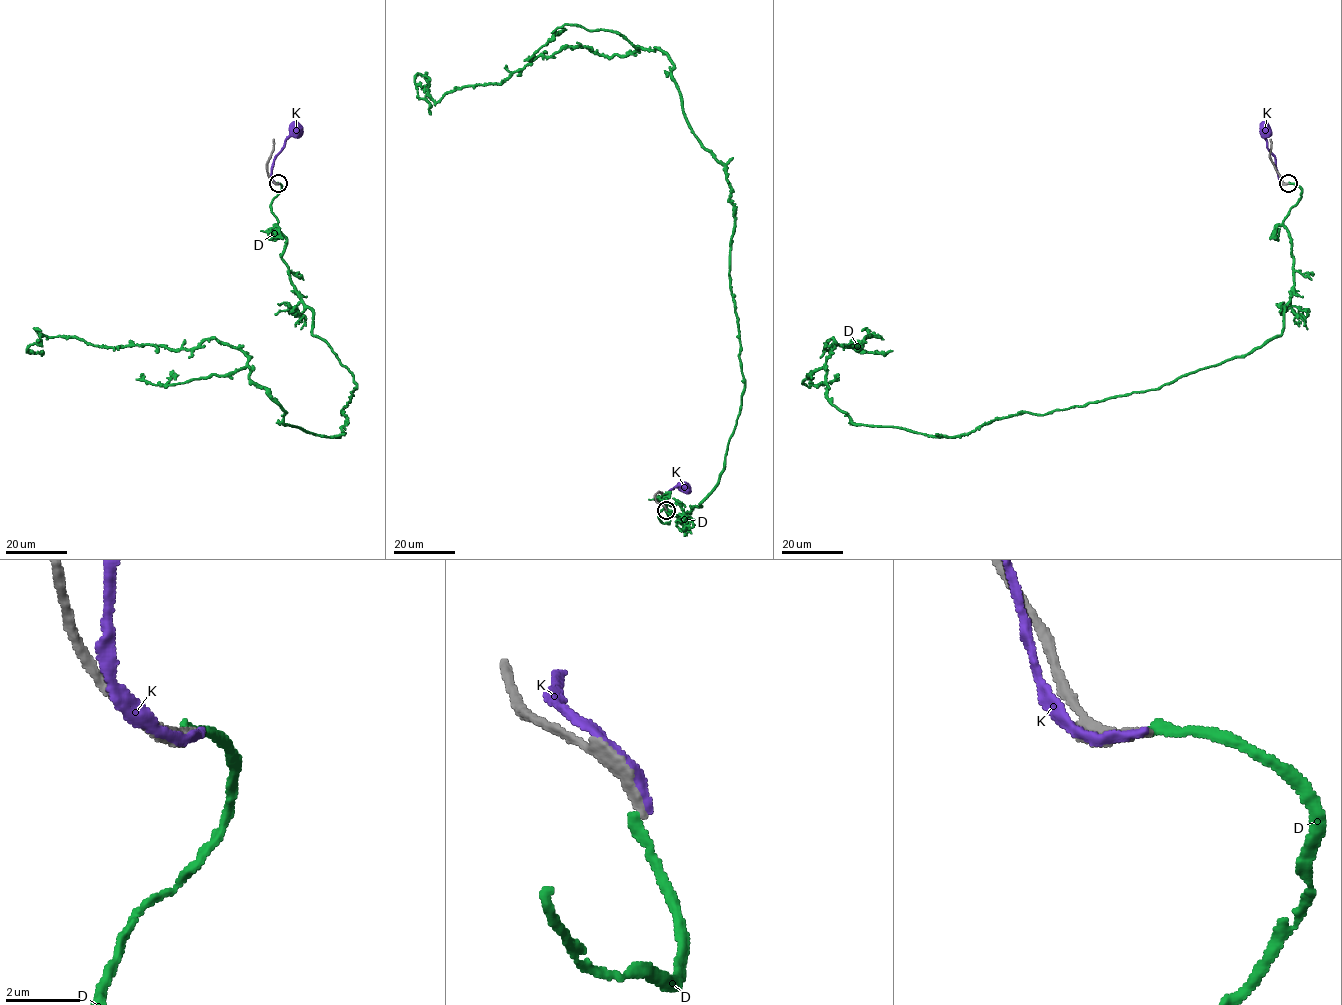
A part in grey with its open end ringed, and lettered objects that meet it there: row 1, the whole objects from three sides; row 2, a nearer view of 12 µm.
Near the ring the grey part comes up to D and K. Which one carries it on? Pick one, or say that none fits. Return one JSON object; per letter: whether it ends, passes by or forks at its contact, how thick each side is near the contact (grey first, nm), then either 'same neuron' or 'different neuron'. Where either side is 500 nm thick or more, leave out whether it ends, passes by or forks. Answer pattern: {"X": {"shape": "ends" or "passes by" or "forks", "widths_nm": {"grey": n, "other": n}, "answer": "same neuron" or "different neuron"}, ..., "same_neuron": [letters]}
{"D": {"shape": "ends", "widths_nm": {"grey": 240, "other": 280}, "answer": "different neuron"}, "K": {"shape": "passes by", "widths_nm": {"grey": 380, "other": 260}, "answer": "different neuron"}, "same_neuron": []}

